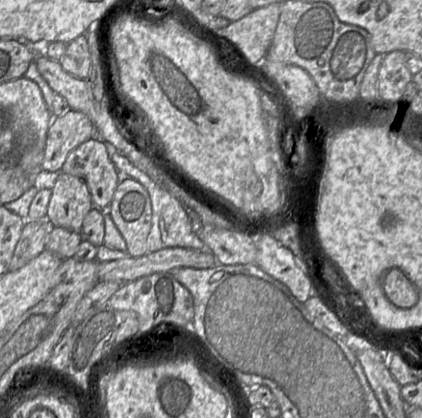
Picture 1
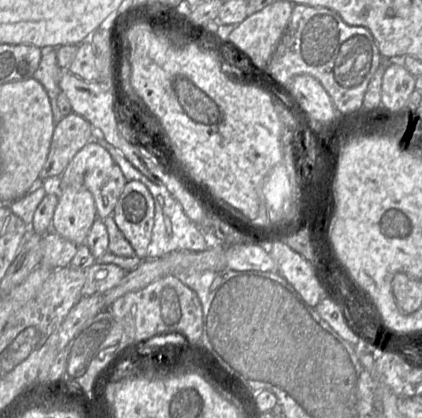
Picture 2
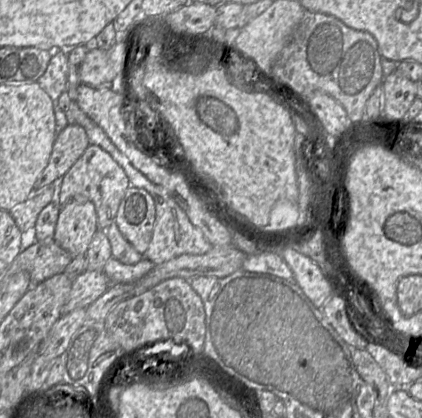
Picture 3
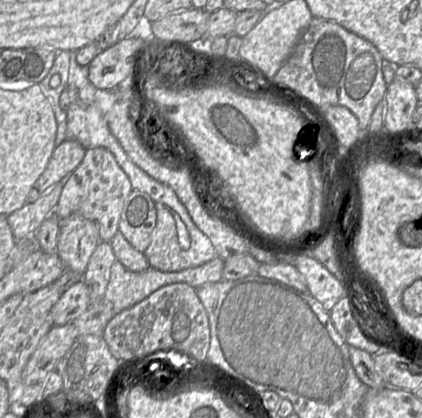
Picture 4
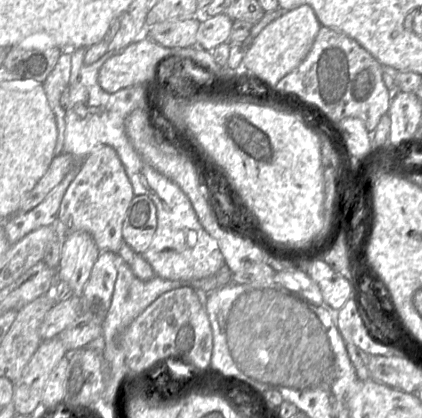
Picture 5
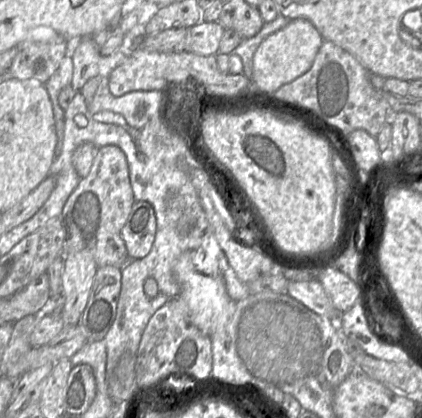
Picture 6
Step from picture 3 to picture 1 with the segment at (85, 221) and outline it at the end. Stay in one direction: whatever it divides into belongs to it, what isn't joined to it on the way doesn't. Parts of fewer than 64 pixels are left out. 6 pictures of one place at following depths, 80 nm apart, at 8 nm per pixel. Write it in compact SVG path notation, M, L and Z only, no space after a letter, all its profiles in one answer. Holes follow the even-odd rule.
M59 172L48 204L47 218L54 227L81 232L83 220L94 207L86 183Z

